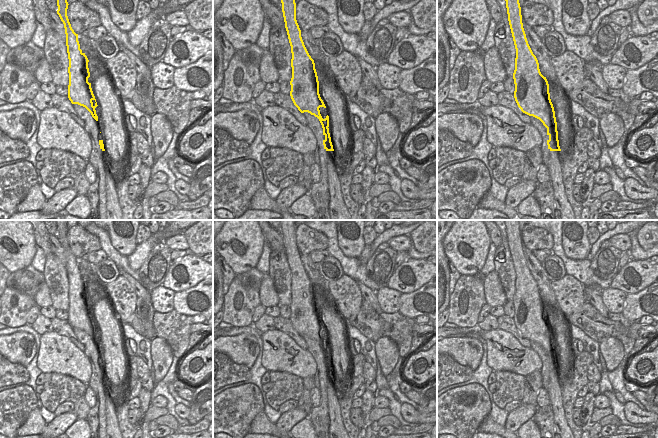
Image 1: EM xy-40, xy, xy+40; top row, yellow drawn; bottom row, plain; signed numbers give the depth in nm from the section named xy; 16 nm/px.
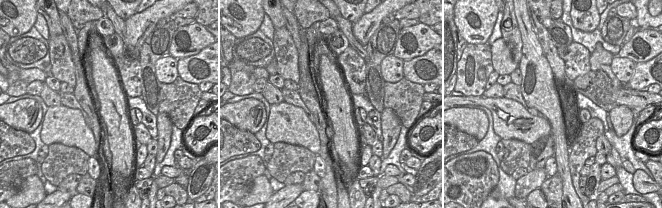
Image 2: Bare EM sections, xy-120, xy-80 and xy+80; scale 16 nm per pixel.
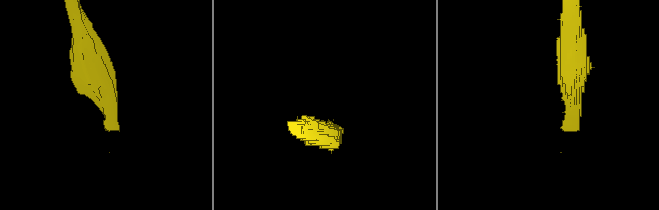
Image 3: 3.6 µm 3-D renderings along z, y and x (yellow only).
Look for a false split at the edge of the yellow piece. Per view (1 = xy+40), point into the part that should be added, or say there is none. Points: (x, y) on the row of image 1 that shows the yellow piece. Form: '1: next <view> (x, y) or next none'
1: next xy+40 (563, 211)

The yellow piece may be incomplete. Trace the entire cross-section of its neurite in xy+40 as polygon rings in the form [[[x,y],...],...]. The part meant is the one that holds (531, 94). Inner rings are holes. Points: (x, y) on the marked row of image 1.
[[[505,0],[508,21],[516,49],[514,98],[521,111],[539,119],[547,128],[549,164],[547,166],[554,191],[555,220],[576,220],[568,202],[562,177],[564,153],[560,149],[555,111],[550,99],[549,84],[539,69],[523,28],[519,0]]]

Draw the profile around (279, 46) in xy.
[[[272,26],[269,35],[269,52],[273,55],[279,73],[278,83],[291,81],[291,46],[285,27]]]

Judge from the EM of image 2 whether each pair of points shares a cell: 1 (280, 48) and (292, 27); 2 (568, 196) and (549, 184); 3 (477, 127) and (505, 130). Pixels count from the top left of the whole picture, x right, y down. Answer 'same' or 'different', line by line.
1: different
2: different
3: different

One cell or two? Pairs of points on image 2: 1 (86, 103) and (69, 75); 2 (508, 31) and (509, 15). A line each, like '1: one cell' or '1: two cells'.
1: two cells
2: one cell

